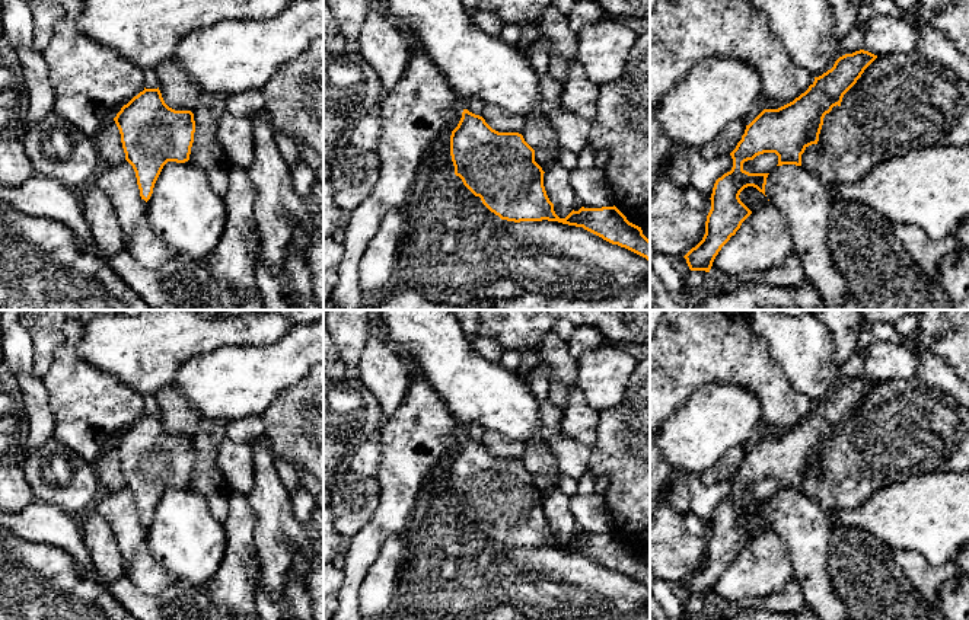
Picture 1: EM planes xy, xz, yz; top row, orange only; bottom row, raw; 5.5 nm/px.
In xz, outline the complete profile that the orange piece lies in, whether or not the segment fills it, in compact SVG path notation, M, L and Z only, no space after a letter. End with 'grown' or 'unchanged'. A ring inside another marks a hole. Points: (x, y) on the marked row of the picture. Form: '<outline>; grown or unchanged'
M463 109L450 135L455 175L482 204L507 221L558 221L625 247L650 262L650 240L613 205L571 211L560 218L544 186L535 150L519 132L498 132L482 116Z; unchanged

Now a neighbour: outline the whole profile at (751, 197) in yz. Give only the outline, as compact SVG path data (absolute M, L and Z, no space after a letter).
M753 186L745 188L739 198L752 212L769 204L768 198Z

